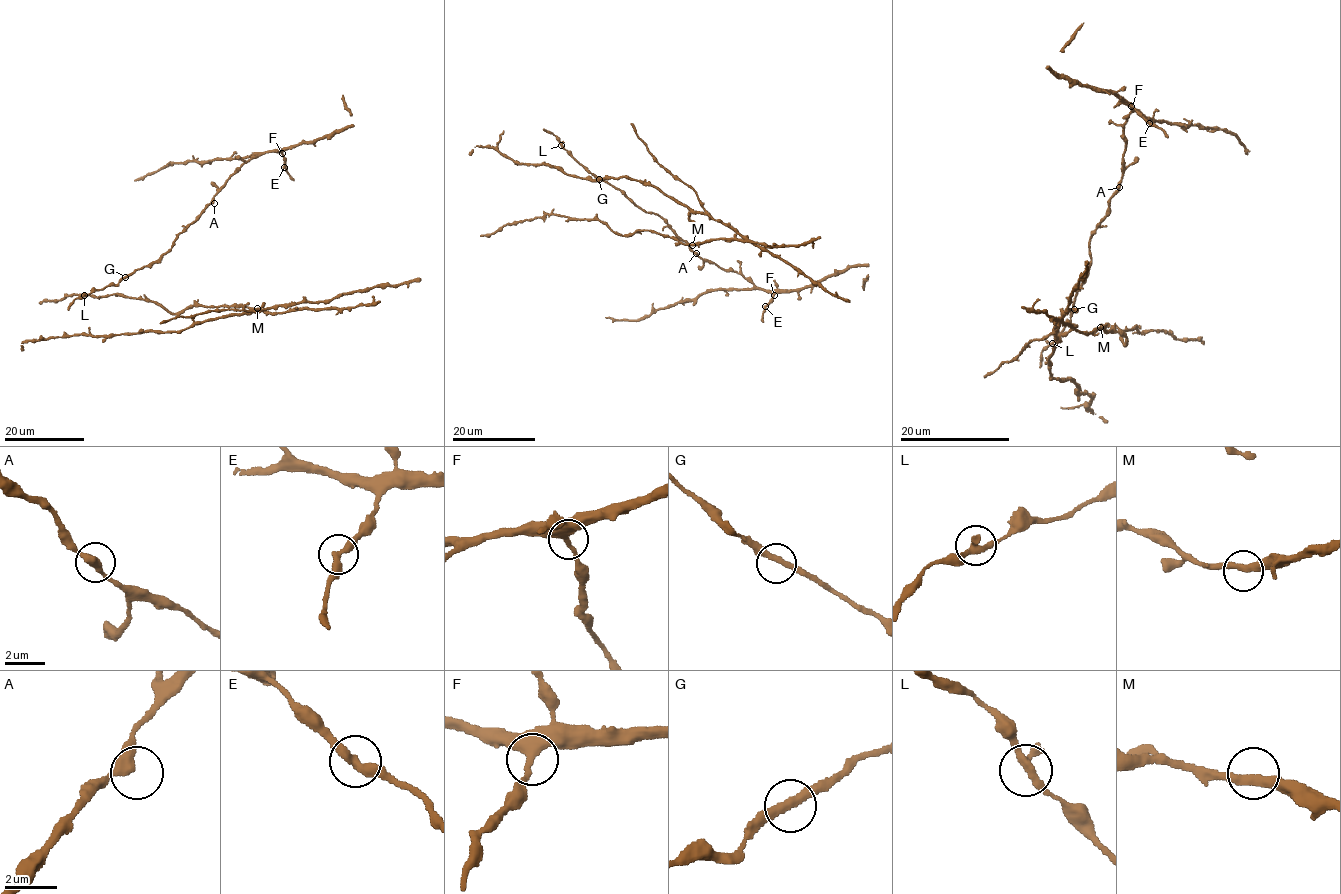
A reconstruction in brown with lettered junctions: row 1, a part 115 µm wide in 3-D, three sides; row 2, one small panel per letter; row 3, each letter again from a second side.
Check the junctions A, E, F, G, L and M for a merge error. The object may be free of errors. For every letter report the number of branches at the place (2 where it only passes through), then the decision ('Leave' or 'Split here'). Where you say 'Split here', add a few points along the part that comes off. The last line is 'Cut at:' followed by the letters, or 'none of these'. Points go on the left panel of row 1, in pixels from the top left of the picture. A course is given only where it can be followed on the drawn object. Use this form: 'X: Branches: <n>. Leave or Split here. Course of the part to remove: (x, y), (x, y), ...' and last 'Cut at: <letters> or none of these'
A: Branches: 2. Leave
E: Branches: 2. Leave
F: Branches: 2. Leave
G: Branches: 2. Leave
L: Branches: 2. Leave
M: Branches: 2. Leave
Cut at: none of these

